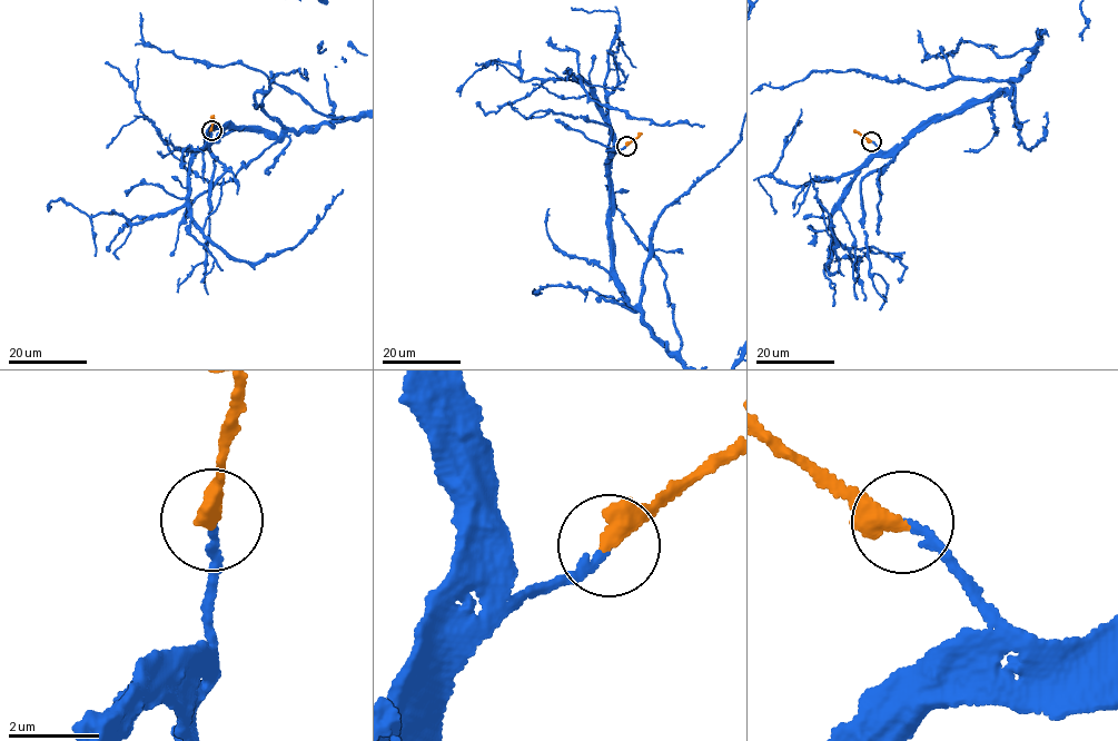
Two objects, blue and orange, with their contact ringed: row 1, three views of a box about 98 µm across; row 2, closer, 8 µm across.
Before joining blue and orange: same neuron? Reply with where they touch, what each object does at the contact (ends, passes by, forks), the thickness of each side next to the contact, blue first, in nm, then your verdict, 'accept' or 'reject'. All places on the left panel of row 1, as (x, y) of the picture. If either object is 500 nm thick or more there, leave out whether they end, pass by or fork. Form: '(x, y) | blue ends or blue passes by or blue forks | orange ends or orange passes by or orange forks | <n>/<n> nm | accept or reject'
(211, 130) | blue ends | orange ends | 130/400 nm | accept

